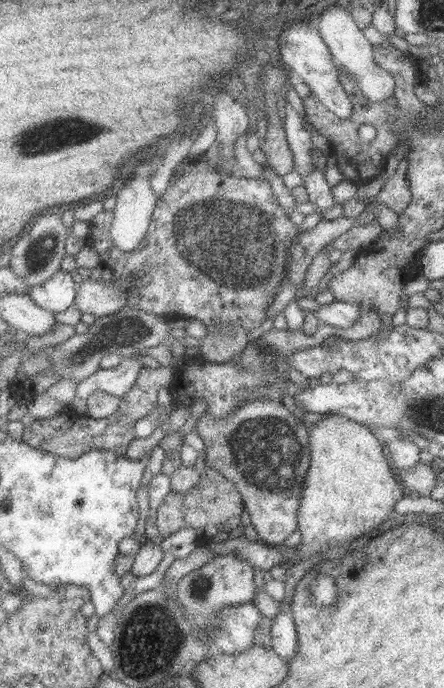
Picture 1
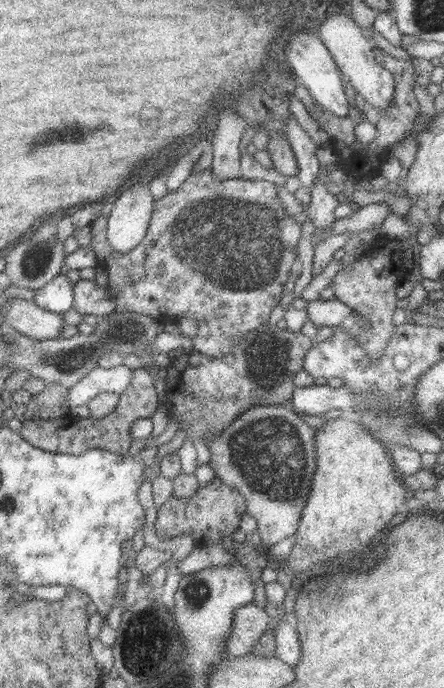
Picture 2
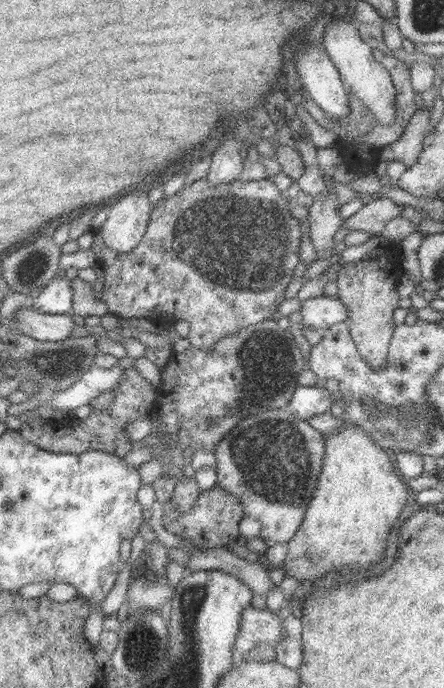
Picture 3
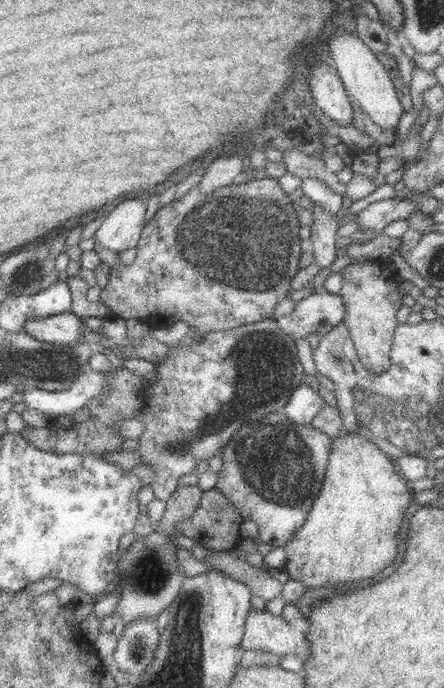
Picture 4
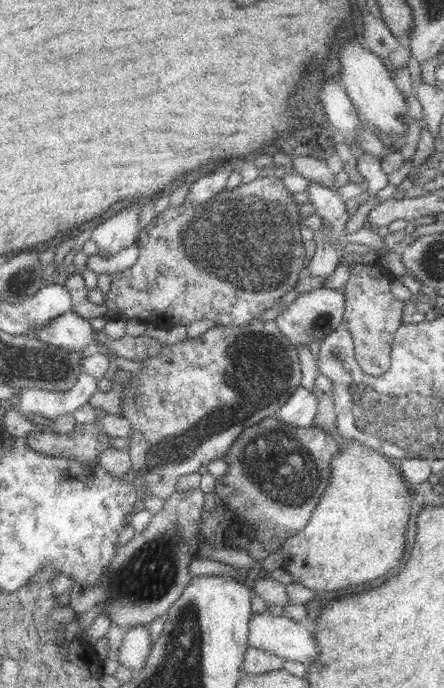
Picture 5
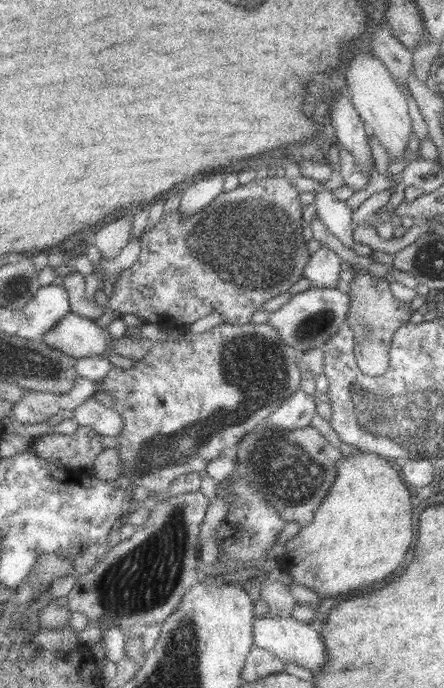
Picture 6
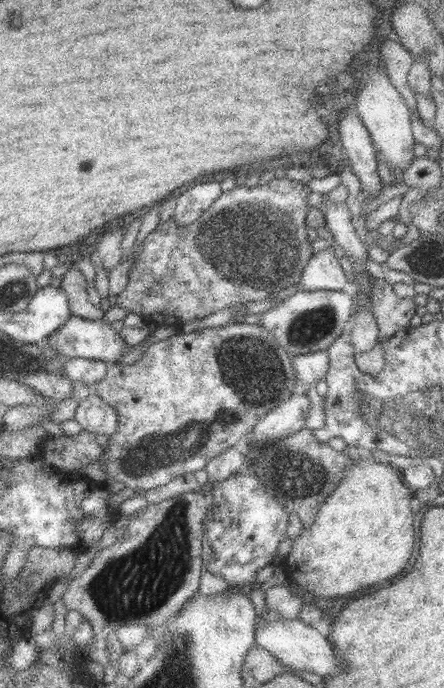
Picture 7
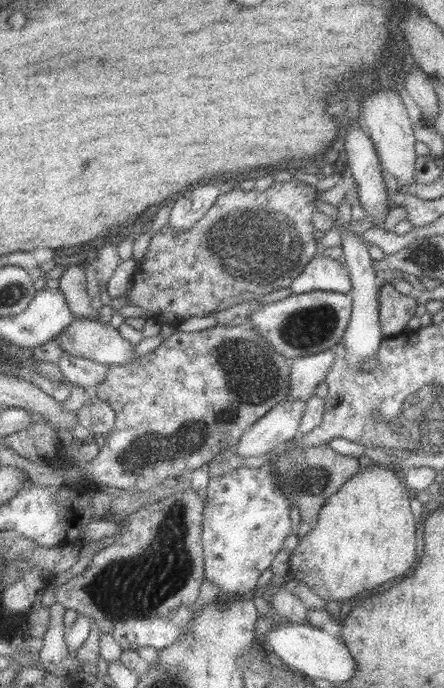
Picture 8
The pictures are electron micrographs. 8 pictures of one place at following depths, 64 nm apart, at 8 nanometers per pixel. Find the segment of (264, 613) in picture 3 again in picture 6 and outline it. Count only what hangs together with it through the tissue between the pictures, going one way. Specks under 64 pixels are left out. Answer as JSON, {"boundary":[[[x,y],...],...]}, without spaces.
{"boundary":[[[280,613],[280,618],[263,616],[256,619],[255,644],[262,649],[271,651],[288,665],[298,664],[320,672],[324,666],[328,666],[328,644],[324,642],[323,635],[314,629],[309,622]]]}

